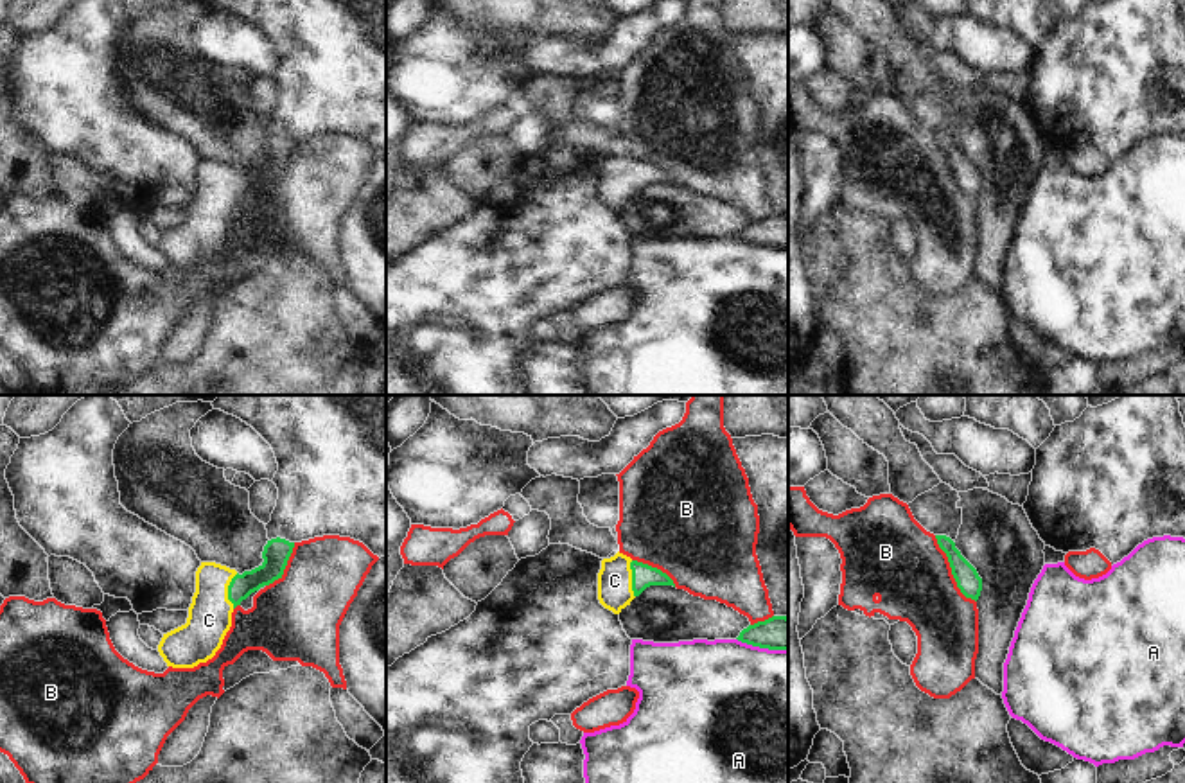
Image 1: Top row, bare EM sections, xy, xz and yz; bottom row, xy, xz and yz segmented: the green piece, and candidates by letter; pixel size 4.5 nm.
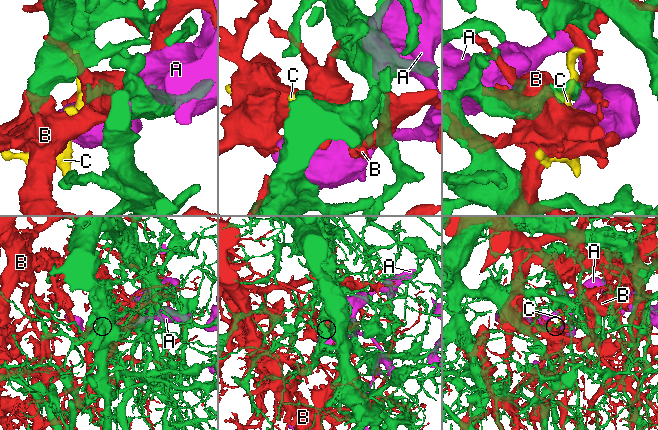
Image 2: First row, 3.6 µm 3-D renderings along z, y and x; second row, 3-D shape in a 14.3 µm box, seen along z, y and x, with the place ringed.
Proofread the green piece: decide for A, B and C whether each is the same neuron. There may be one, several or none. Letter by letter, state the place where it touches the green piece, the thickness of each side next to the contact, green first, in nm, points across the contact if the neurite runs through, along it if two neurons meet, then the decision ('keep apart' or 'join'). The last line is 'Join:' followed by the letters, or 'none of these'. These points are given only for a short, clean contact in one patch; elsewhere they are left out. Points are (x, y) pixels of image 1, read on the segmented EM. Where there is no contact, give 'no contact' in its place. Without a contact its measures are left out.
A: xz (762, 647) | 160/500 nm | keep apart
B: yz (952, 571) | 110/380 nm | keep apart
C: xz (632, 579) | 110/160 nm | across xz (643, 575), (632, 579), (614, 580) | join
Join: C

